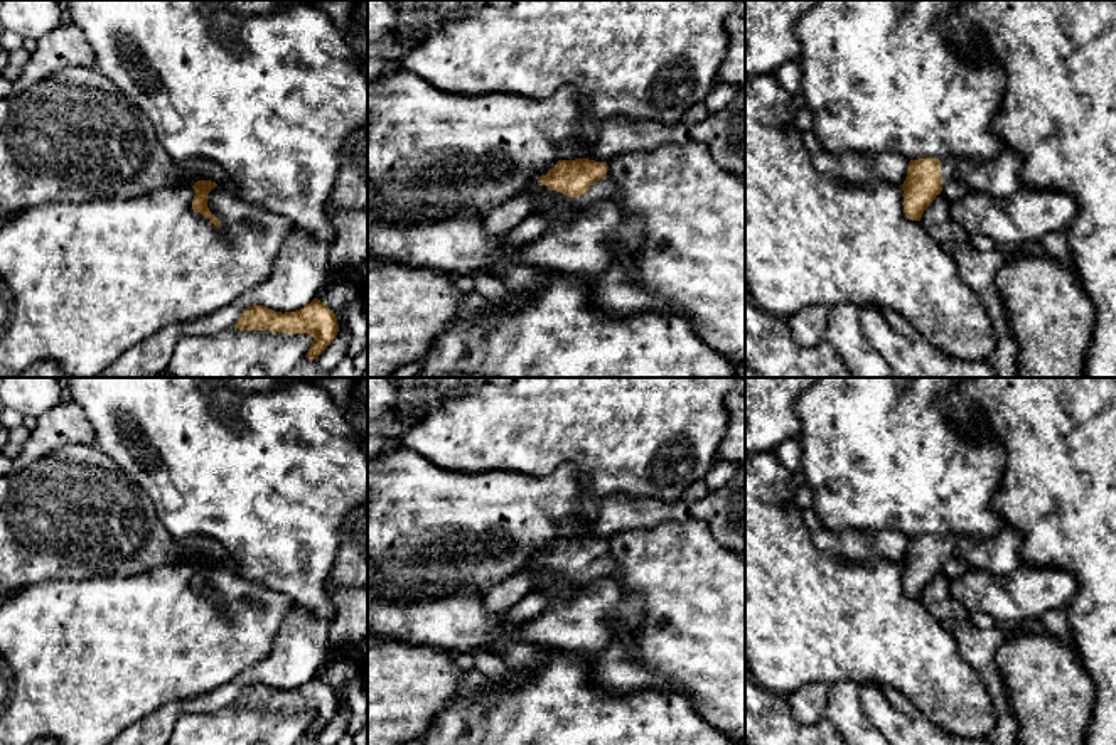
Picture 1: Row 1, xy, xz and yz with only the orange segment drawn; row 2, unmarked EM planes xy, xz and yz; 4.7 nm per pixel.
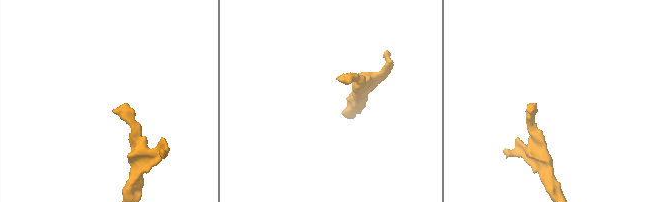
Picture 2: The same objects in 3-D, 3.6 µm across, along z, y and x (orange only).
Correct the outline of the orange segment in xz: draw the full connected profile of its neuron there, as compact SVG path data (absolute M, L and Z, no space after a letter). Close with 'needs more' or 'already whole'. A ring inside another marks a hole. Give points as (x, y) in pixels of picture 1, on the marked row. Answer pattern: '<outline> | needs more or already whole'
M558 160L536 182L534 212L545 212L563 199L571 199L585 209L602 199L615 199L615 196L617 187L607 179L607 162Z | needs more

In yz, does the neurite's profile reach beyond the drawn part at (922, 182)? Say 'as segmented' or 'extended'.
extended

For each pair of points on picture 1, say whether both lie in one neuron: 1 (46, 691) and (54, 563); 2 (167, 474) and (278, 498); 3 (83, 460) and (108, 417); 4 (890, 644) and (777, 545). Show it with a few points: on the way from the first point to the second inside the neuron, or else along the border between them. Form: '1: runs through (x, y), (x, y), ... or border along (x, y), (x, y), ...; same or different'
1: border along (91, 577), (83, 580), (39, 580), (17, 592); different
2: runs through (194, 474), (252, 474); same
3: border along (96, 442), (123, 471); different
4: runs through (862, 626), (806, 573); same

